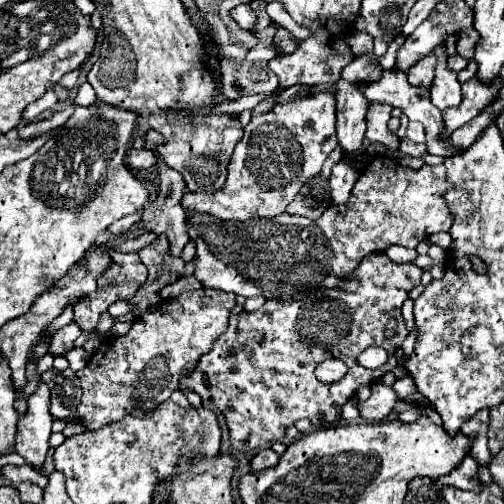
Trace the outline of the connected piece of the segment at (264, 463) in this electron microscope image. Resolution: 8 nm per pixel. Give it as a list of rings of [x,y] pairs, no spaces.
[[[263,449],[263,451],[259,451],[259,453],[251,459],[251,469],[253,469],[253,471],[269,469],[269,467],[275,467],[277,461],[279,461],[279,455],[277,455],[273,449]]]

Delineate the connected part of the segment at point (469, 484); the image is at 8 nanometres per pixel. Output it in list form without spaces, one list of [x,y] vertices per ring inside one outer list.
[[[465,455],[465,459],[449,475],[443,475],[433,483],[437,487],[451,485],[451,487],[457,487],[463,491],[475,491],[475,493],[481,493],[481,487],[483,487],[479,479],[479,463],[471,455]]]

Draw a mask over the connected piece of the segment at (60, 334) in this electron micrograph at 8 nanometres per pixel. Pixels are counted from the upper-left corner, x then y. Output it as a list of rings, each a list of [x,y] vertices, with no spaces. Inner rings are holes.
[[[71,321],[69,325],[61,327],[53,337],[51,337],[51,345],[49,345],[49,353],[53,355],[61,355],[69,349],[73,349],[73,341],[81,335],[81,329],[75,321]]]

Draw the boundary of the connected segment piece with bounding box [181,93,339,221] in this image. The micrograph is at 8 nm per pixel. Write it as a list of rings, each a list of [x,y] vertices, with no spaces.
[[[315,93],[275,105],[265,115],[253,115],[227,165],[225,185],[213,193],[185,193],[181,199],[185,215],[193,217],[195,213],[207,213],[221,221],[275,217],[285,211],[285,205],[293,201],[311,177],[319,175],[323,161],[337,145],[333,93]]]

